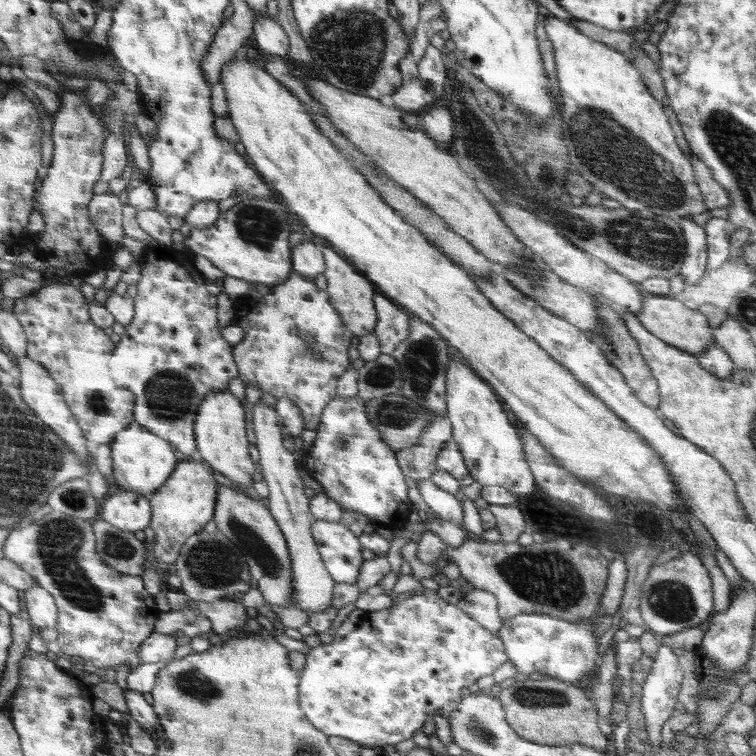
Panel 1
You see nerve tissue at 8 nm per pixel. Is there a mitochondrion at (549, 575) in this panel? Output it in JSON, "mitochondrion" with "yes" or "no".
{"mitochondrion":"yes"}

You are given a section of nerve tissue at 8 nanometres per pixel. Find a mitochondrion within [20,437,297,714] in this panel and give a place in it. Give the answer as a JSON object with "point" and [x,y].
{"point":[59,542]}

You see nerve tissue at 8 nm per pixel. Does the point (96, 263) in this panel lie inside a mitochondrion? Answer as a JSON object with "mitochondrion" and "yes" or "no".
{"mitochondrion":"no"}

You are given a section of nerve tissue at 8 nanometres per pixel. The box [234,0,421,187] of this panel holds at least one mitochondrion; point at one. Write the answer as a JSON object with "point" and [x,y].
{"point":[349,45]}

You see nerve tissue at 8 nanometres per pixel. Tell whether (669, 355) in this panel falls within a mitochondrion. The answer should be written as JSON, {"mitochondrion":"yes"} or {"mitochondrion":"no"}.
{"mitochondrion":"no"}

